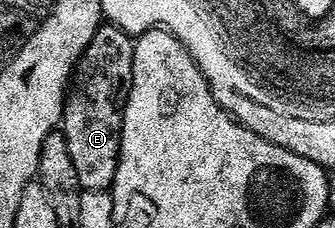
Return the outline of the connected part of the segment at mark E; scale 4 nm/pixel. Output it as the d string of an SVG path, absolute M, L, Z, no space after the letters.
M109 22L103 23L92 42L88 42L83 50L82 57L74 66L74 75L70 77L60 128L66 138L68 154L72 156L72 166L76 168L76 178L87 192L110 192L114 187L118 159L122 153L122 123L132 86L134 46L135 41L127 32Z

